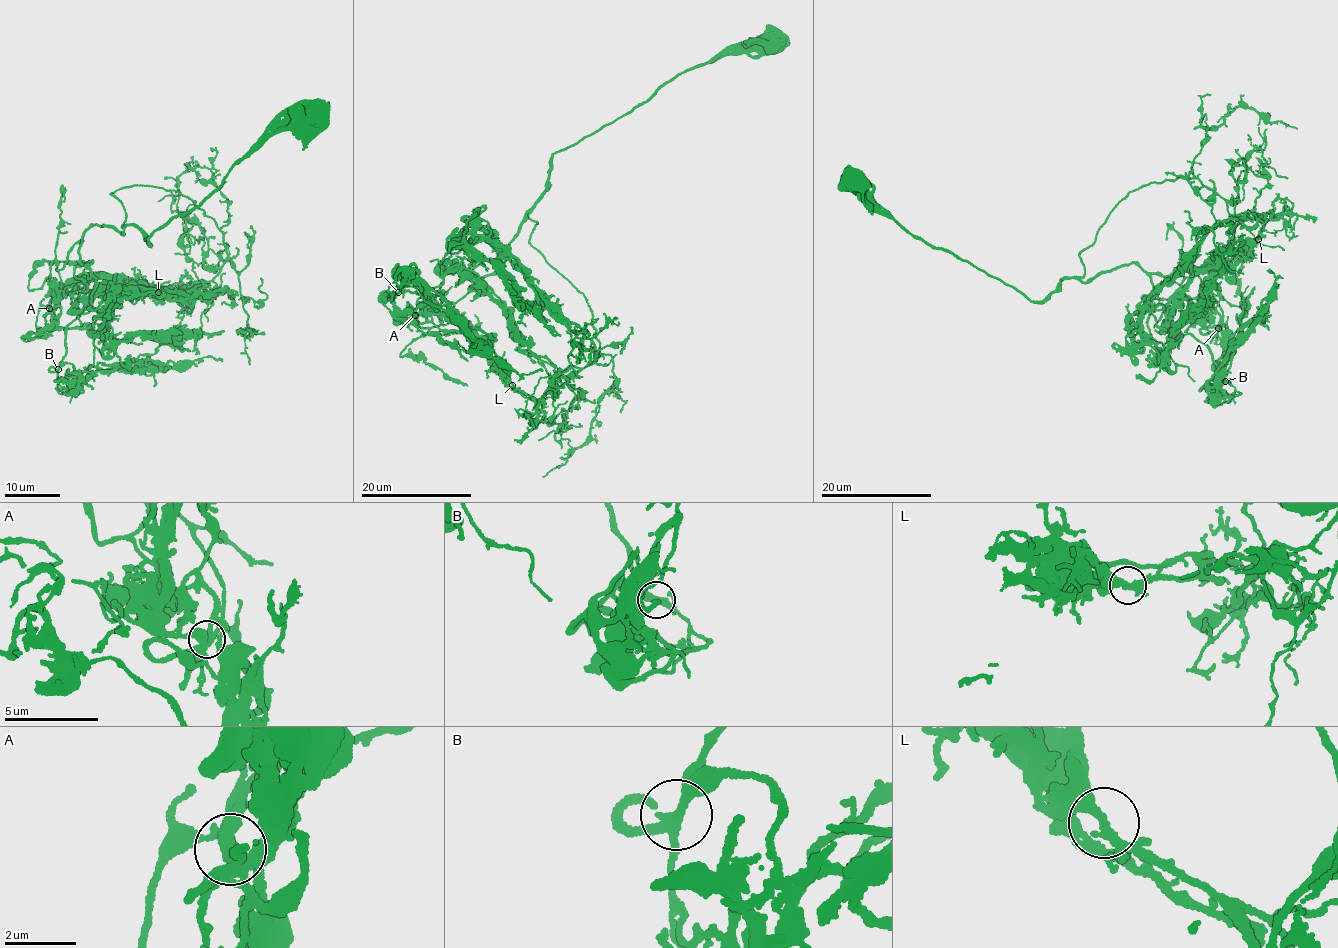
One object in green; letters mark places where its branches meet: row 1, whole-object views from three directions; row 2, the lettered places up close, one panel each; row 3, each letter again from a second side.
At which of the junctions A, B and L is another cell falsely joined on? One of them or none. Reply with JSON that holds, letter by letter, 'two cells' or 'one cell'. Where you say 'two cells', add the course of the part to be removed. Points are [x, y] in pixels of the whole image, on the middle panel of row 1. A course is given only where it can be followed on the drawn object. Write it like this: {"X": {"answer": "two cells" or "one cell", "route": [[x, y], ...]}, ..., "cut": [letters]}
{"A": {"answer": "one cell"}, "B": {"answer": "one cell"}, "L": {"answer": "one cell"}, "cut": []}

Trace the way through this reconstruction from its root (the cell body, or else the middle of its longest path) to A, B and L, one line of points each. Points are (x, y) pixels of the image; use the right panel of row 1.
A: (853, 180), (869, 209), (1032, 302), (1043, 300), (1068, 278), (1085, 283), (1133, 262), (1174, 280), (1218, 328)
B: (853, 180), (869, 209), (1032, 302), (1133, 262), (1154, 287), (1145, 308), (1156, 323), (1201, 342), (1225, 380)
L: (853, 180), (869, 209), (1032, 302), (1133, 262), (1201, 305), (1213, 275), (1259, 239)

